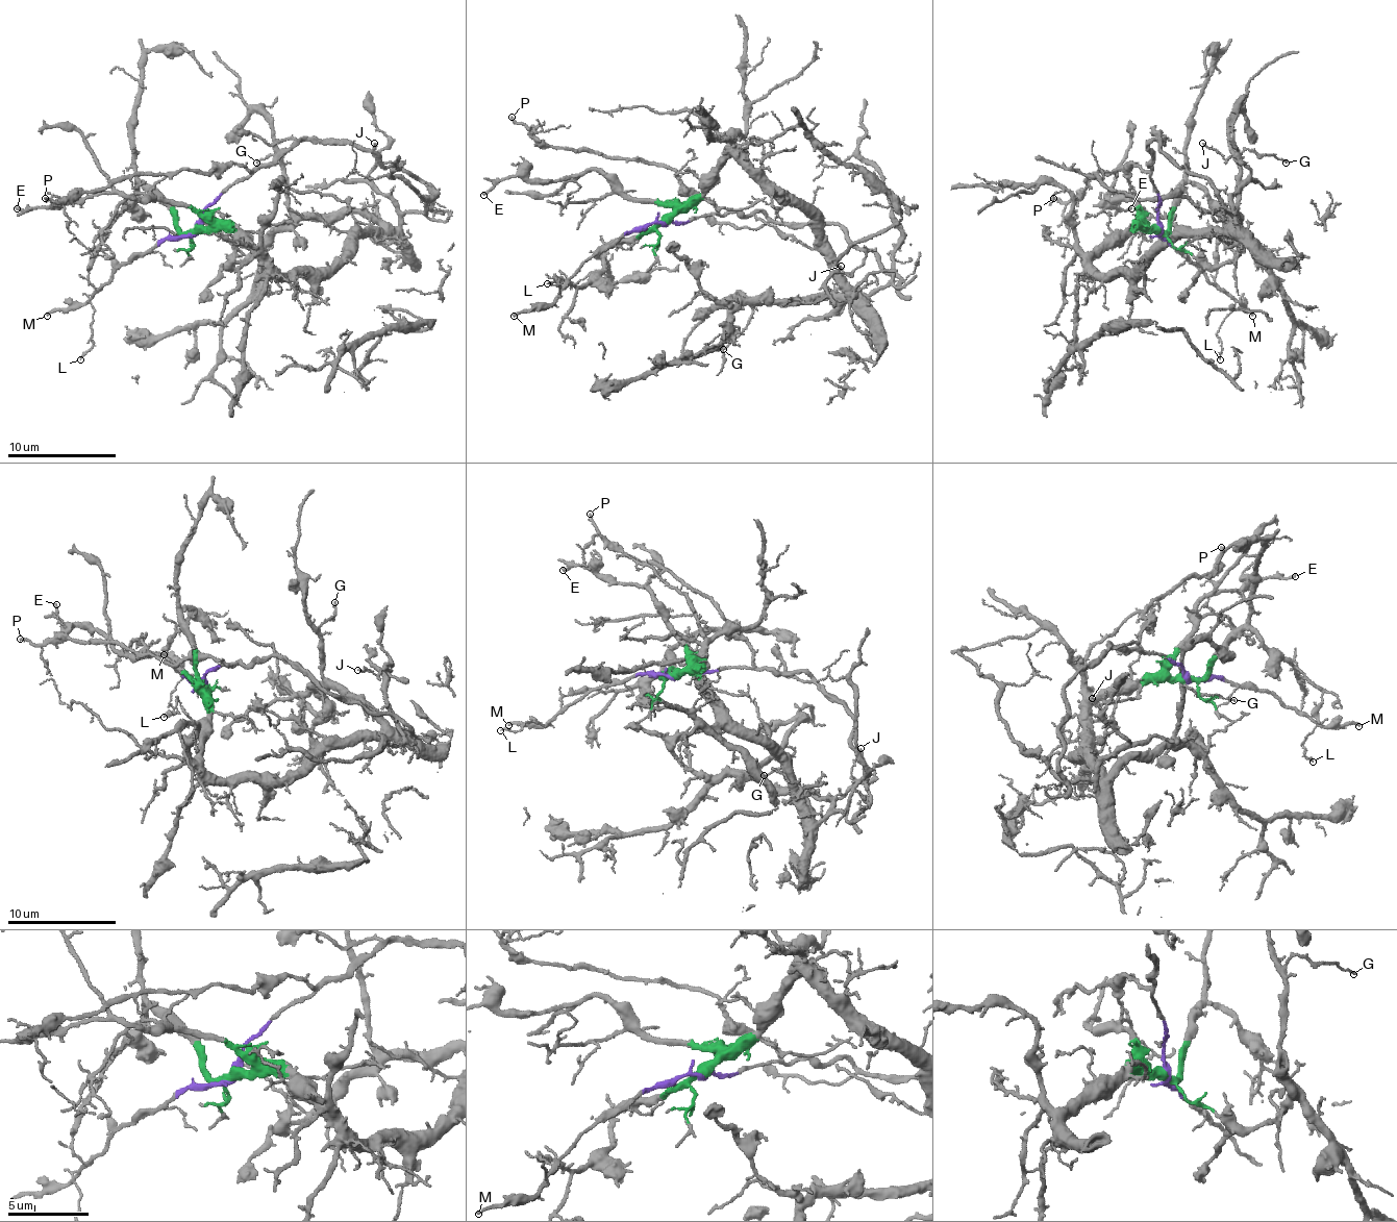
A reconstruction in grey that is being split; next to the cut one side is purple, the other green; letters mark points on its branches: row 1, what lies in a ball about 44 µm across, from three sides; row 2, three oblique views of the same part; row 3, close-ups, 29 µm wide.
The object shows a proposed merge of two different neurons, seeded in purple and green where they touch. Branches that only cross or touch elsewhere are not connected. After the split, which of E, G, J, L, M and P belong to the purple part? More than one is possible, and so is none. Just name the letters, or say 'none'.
L, M, P

